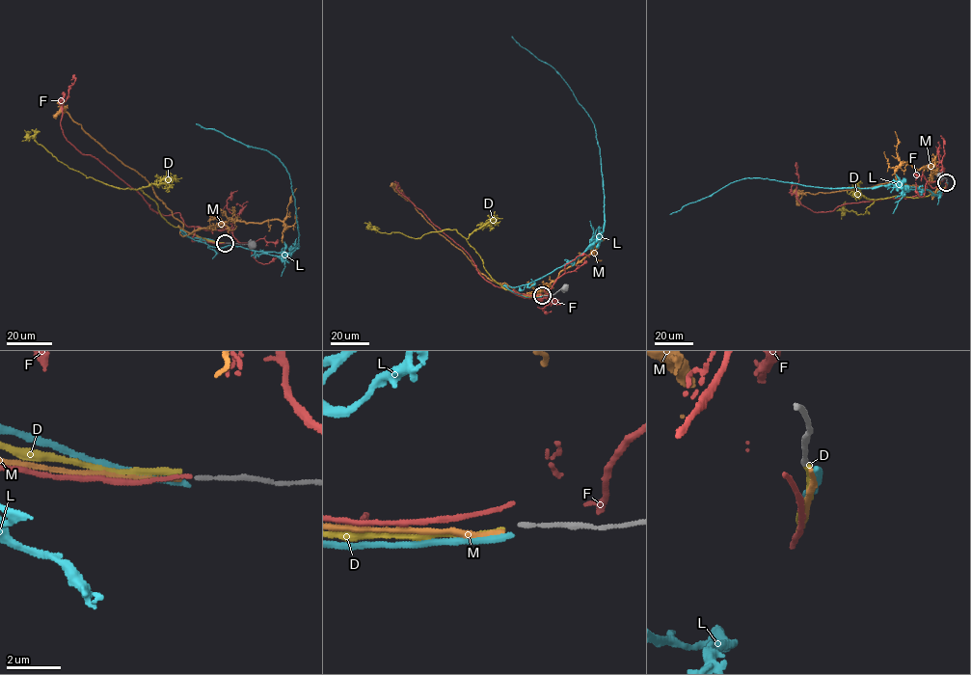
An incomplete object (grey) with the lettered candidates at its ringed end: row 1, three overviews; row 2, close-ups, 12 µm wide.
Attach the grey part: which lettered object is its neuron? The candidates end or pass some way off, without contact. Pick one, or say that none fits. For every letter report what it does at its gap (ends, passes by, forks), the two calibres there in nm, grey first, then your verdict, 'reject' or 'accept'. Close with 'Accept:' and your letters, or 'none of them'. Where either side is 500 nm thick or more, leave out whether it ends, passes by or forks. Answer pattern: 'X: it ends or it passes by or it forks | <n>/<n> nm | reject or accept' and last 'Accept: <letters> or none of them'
D: it ends | 150/240 nm | reject
F: it ends | 150/150 nm | reject
L: it ends | 150/240 nm | reject
M: it ends | 150/150 nm | reject
Accept: none of them

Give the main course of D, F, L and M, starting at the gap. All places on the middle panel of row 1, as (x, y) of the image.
D: (541, 295), (523, 295), (498, 284), (456, 229), (416, 238), (378, 231), (364, 223)
F: (541, 294), (511, 292), (488, 282), (469, 254), (399, 192), (397, 185), (403, 197), (408, 198), (406, 201)
L: (542, 296), (502, 284), (551, 274), (603, 230), (600, 148), (569, 87), (512, 36)
M: (541, 296), (506, 289), (501, 285), (506, 283), (511, 286), (480, 272), (415, 204), (396, 192), (393, 183)

